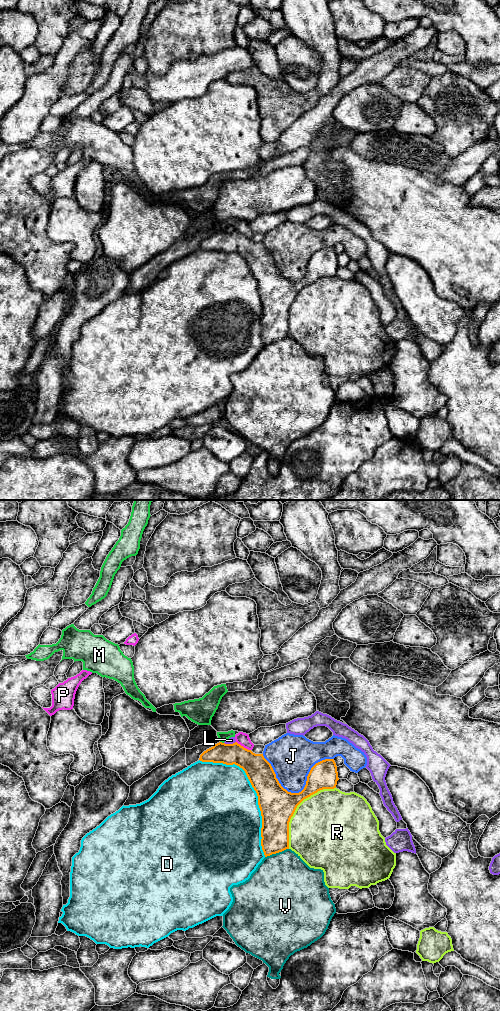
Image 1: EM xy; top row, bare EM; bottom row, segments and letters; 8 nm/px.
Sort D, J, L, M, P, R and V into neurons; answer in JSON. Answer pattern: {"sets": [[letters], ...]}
{"sets": [["D"], ["J"], ["L"], ["M"], ["P"], ["R"], ["V"]]}

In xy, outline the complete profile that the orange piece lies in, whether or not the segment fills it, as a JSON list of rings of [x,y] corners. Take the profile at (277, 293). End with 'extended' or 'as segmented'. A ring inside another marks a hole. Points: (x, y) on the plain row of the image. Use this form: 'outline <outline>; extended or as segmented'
outline [[[219,230],[204,239],[199,246],[202,250],[237,253],[242,256],[258,284],[258,293],[262,304],[261,334],[265,345],[289,337],[289,310],[297,294],[306,286],[323,277],[336,276],[338,266],[334,247],[325,247],[316,251],[310,258],[304,277],[299,281],[291,281],[284,277],[276,266],[271,252],[263,242],[255,242],[238,232]]]; as segmented

